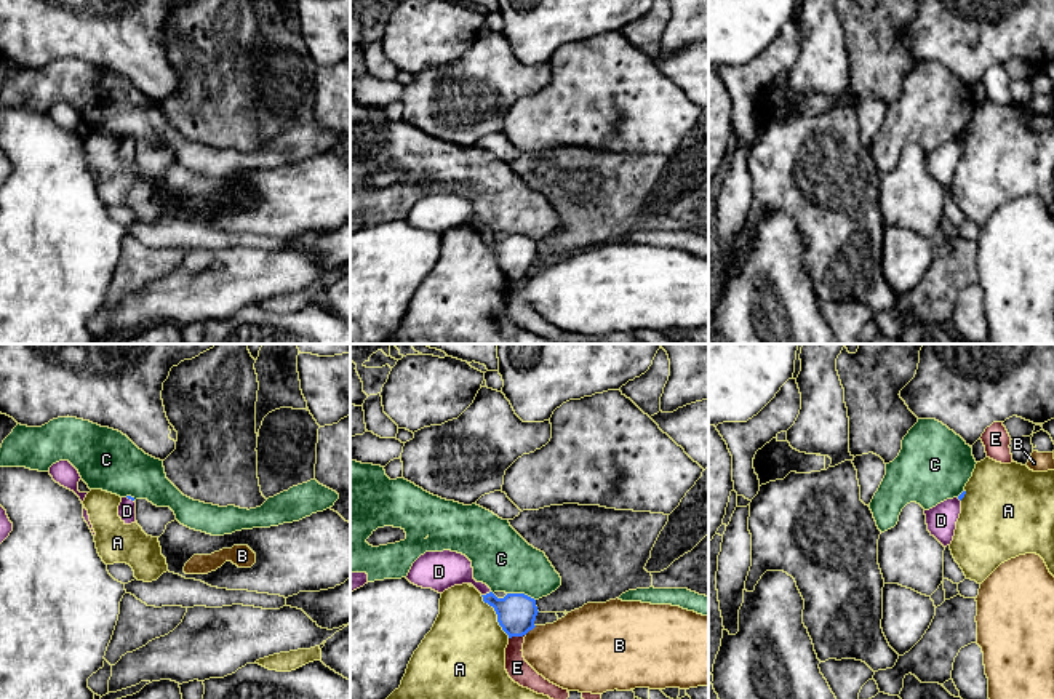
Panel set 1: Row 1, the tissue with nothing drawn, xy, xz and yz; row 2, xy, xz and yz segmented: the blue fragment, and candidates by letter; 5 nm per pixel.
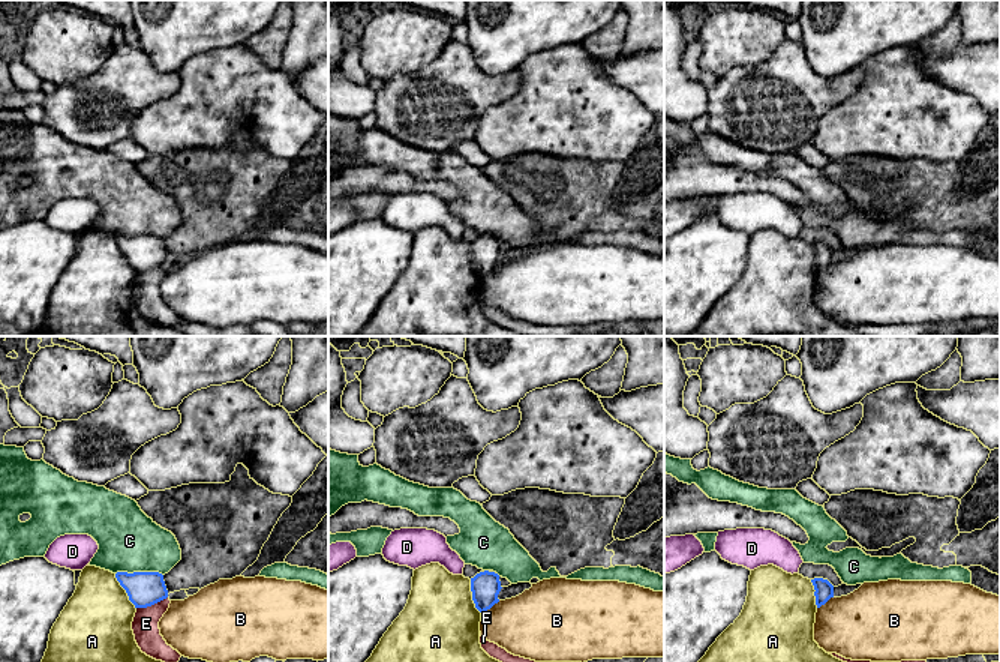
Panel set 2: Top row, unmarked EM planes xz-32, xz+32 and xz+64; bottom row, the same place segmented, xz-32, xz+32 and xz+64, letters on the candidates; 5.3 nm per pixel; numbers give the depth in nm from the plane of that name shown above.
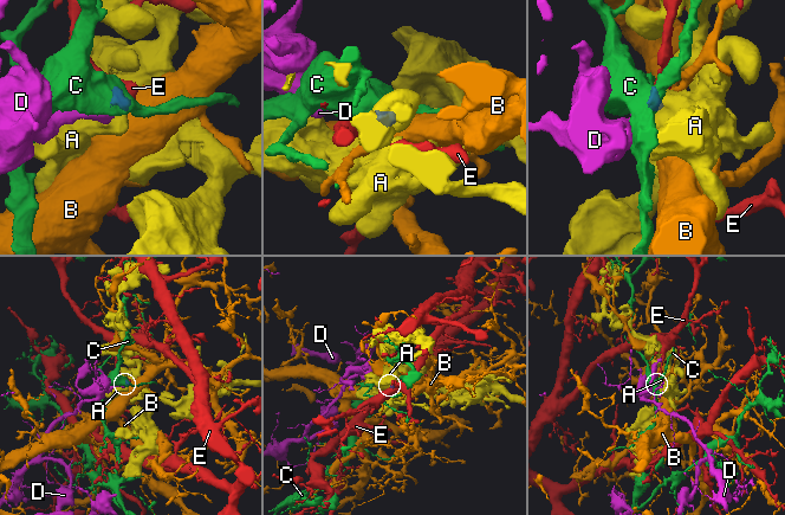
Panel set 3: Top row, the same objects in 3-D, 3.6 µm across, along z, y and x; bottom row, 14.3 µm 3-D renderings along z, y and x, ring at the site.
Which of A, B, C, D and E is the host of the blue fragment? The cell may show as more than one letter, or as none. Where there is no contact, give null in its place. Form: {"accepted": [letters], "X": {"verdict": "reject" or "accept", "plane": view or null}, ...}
{"accepted": ["D"], "A": {"verdict": "reject", "plane": "xz"}, "B": {"verdict": "reject", "plane": "xz"}, "C": {"verdict": "reject", "plane": "xz"}, "D": {"verdict": "accept", "plane": "xz"}, "E": {"verdict": "reject", "plane": "xz"}}

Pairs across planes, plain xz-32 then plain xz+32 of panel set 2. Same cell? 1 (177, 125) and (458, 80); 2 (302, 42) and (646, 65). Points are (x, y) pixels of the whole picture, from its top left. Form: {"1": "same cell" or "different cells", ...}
{"1": "different cells", "2": "different cells"}

